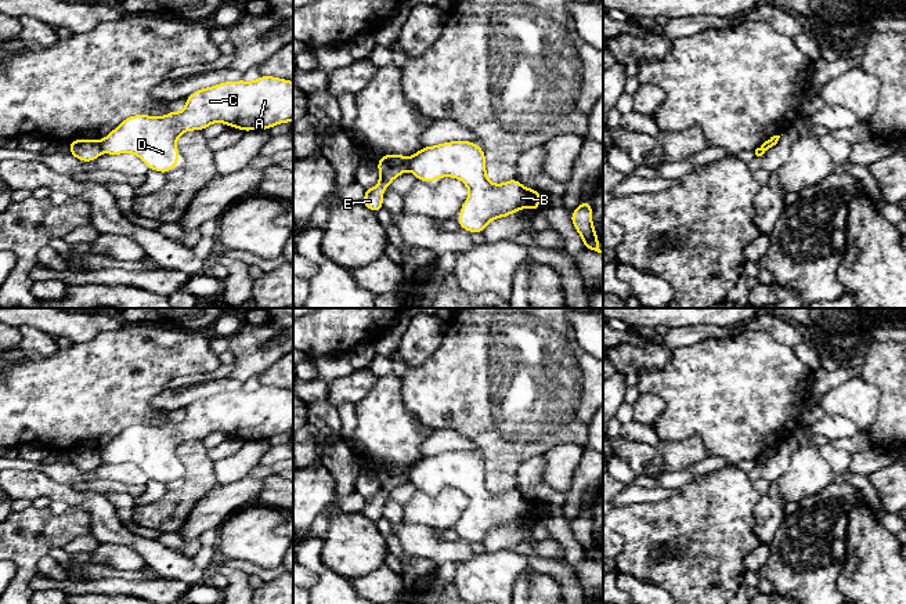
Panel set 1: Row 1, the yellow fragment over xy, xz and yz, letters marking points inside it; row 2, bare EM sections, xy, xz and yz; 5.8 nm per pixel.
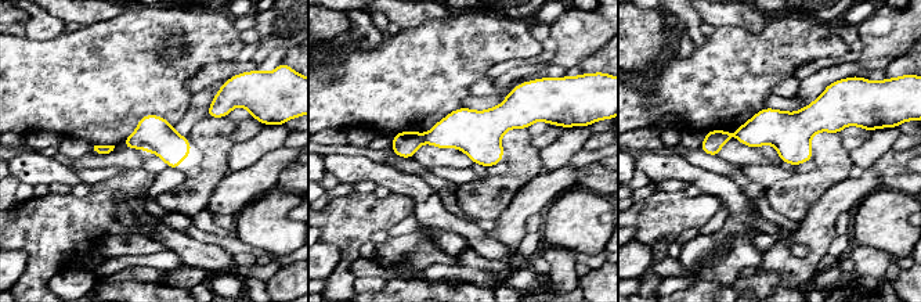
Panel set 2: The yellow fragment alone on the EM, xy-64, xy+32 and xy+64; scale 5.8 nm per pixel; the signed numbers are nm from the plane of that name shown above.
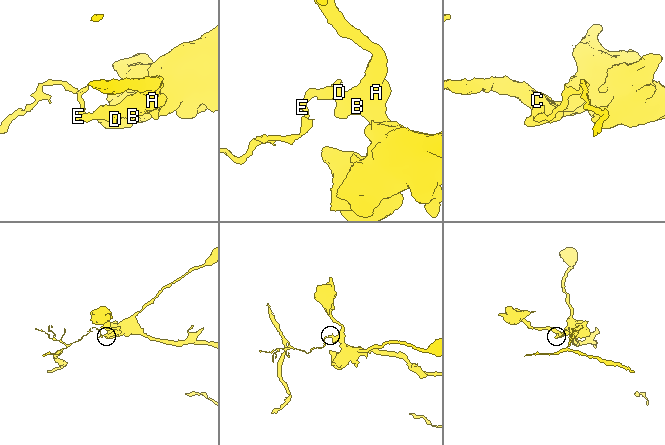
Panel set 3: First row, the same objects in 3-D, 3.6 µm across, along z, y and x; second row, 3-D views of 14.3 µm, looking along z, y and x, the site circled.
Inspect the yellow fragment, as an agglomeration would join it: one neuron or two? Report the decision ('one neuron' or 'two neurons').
two neurons

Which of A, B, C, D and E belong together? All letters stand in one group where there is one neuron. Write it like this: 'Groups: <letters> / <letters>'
Groups: A B C D / E

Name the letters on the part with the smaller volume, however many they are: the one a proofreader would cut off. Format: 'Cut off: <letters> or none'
Cut off: E

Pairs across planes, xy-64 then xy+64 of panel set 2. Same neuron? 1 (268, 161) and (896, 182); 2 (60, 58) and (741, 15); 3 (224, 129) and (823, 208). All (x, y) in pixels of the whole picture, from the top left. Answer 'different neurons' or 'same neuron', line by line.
1: different neurons
2: different neurons
3: different neurons

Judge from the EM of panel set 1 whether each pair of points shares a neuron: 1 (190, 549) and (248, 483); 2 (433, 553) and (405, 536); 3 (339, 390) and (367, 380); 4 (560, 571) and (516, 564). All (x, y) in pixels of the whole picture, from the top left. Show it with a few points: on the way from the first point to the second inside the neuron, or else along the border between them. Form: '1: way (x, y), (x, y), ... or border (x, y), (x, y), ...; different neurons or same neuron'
1: way (192, 531), (223, 501), (230, 499); same neuron
2: way (426, 546), (412, 538); same neuron
3: way (346, 389), (352, 389), (360, 382); same neuron
4: border (506, 549), (522, 553), (530, 565); different neurons

